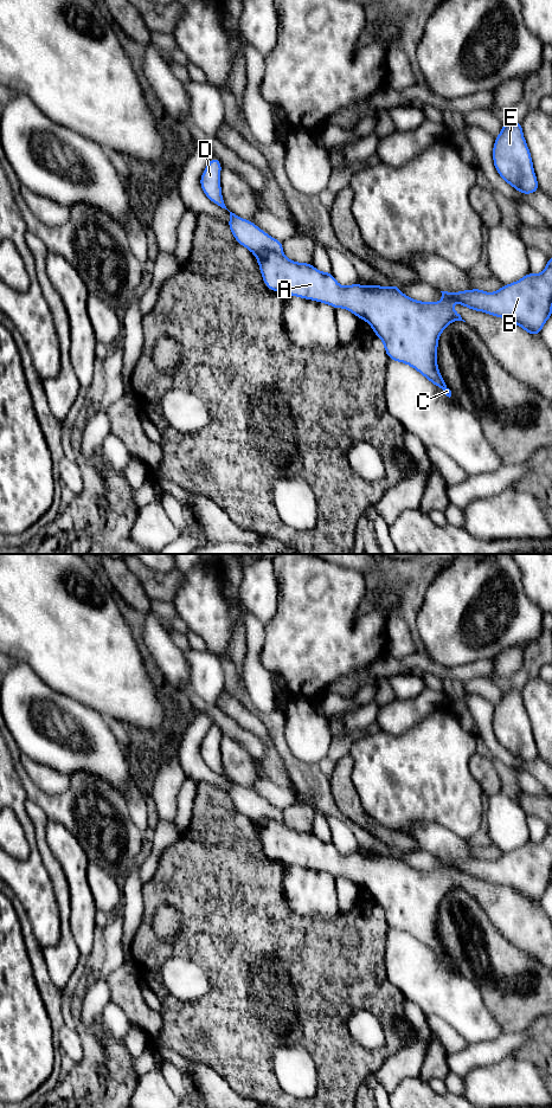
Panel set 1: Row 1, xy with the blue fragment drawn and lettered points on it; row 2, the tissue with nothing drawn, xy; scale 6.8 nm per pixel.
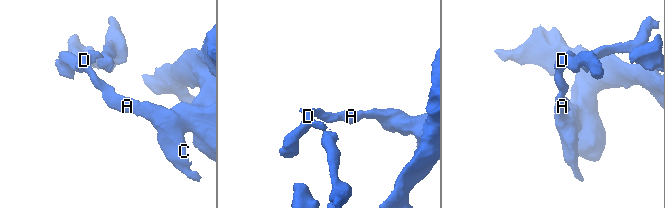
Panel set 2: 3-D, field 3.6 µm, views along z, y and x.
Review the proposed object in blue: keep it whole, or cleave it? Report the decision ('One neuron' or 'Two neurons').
Two neurons

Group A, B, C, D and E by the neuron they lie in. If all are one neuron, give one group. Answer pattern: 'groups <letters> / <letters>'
groups A B C E / D

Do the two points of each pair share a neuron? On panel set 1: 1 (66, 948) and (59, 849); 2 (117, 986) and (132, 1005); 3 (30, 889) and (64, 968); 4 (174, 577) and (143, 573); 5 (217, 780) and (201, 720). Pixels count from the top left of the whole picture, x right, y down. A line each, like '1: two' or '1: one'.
1: two
2: one
3: two
4: one
5: one

